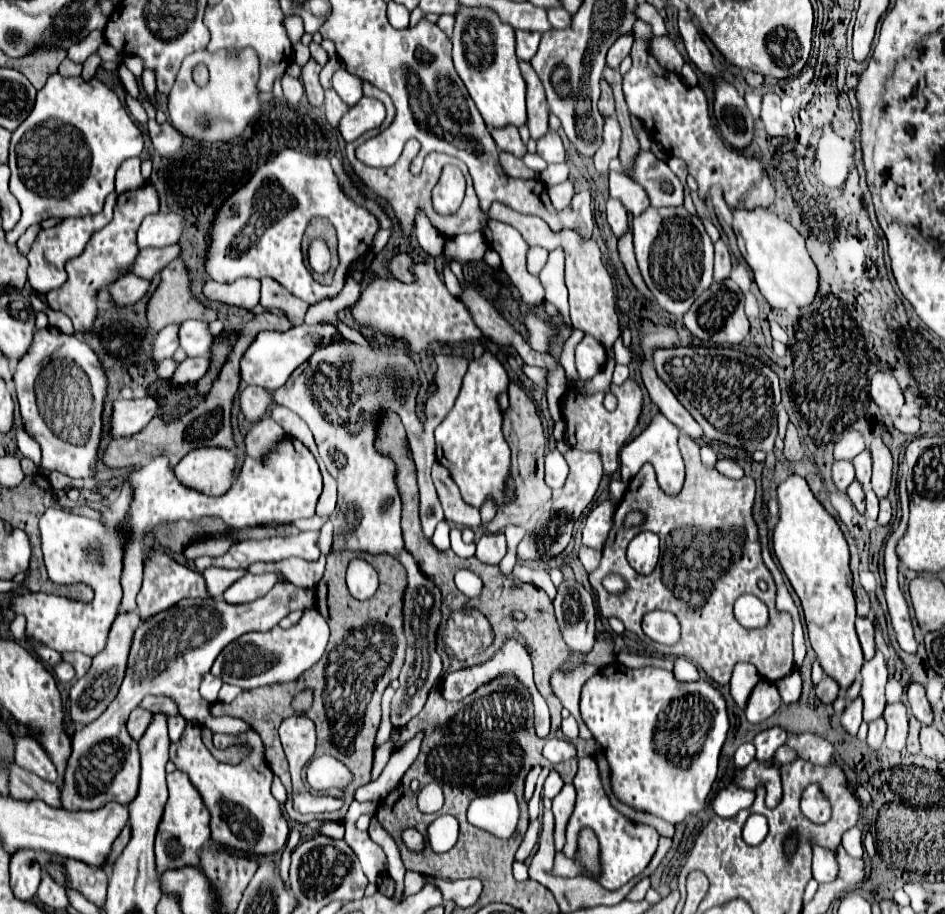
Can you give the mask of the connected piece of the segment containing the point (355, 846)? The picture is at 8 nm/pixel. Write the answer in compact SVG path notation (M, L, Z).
M344 820L346 824L346 844L354 850L354 854L358 856L364 874L368 876L370 882L376 882L376 876L386 872L386 856L384 850L370 840L368 832L360 832L354 828L354 822L350 824L348 820Z

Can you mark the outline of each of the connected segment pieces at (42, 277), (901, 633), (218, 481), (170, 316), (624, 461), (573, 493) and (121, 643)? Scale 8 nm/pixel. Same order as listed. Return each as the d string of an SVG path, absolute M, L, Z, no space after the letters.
M112 192L108 194L106 198L106 204L104 204L104 210L100 214L94 214L92 218L66 218L62 220L60 224L52 226L52 228L46 228L46 230L40 230L38 236L36 236L36 242L32 244L32 250L28 252L28 282L30 286L40 292L40 294L46 294L48 290L54 290L58 286L62 286L66 282L66 270L64 270L64 264L74 258L74 256L80 256L90 240L90 236L104 228L110 218L112 218L112 208L116 204L116 198L118 194Z
M900 498L902 504L902 520L900 526L886 538L884 544L884 570L886 570L886 584L884 584L884 596L888 602L888 614L892 620L892 628L896 634L896 640L904 652L914 654L916 652L916 640L912 632L912 622L910 622L910 610L904 600L902 590L898 588L898 556L894 554L894 546L898 538L906 532L908 524L908 498Z
M222 448L192 450L174 466L174 474L182 486L198 490L206 496L224 494L234 482L234 470L234 454Z
M172 260L166 268L160 270L160 284L154 290L154 294L150 296L148 304L146 304L146 320L148 320L148 328L152 332L160 332L164 326L168 324L182 324L184 320L202 320L202 322L212 322L216 320L216 312L210 308L204 308L190 292L190 278L188 278L188 270L186 266L182 266L182 260Z
M660 412L654 414L648 428L620 450L622 482L630 482L634 478L634 474L638 474L640 466L644 466L644 462L650 462L656 470L658 484L662 484L662 490L666 490L668 494L676 494L682 488L685 478L685 466L676 440L678 440L678 428L672 422L668 422L664 414L660 414Z
M568 450L564 456L570 466L570 474L568 474L566 484L560 490L560 494L552 500L550 528L548 528L548 524L538 524L538 528L534 530L534 560L548 560L548 558L556 558L558 554L562 554L562 550L568 546L568 542L572 538L576 520L580 518L584 508L592 502L592 498L598 490L598 484L602 480L602 462L600 462L598 454Z
M118 612L116 620L112 622L112 628L108 632L104 650L92 658L92 666L86 672L86 676L80 678L70 690L70 716L76 724L88 724L88 722L96 720L108 708L108 704L116 698L124 672L126 672L126 662L128 662L128 652L132 646L134 630L138 626L140 626L140 618L136 612Z

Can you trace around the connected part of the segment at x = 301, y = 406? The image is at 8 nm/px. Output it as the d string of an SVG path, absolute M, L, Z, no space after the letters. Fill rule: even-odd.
M346 340L340 344L332 344L328 348L316 350L314 356L302 364L292 380L278 388L278 390L264 390L258 386L246 386L238 396L238 408L246 422L260 420L272 404L282 404L294 410L312 430L314 440L318 444L318 452L324 462L328 462L328 472L336 478L338 484L338 504L336 504L336 518L334 522L334 542L332 552L368 552L368 554L390 554L398 558L398 562L406 570L406 592L404 592L404 634L408 640L406 648L406 662L398 676L400 688L396 690L392 704L390 704L390 718L393 728L405 726L426 704L430 688L438 682L442 674L442 660L436 654L434 640L436 628L442 620L440 604L442 596L440 590L428 582L428 578L420 572L418 564L410 554L404 550L402 528L400 528L400 512L402 502L394 482L394 462L388 456L380 456L374 450L374 434L376 434L376 420L378 412L384 408L398 406L398 390L394 390L394 382L386 382L386 378L378 378L378 374L418 374L418 368L406 350L396 350L388 346L374 346L368 350L364 346L356 346L354 342ZM354 360L364 360L362 368L354 368ZM334 370L334 372L330 372ZM344 374L344 378L342 378ZM340 382L350 382L350 392L346 392ZM412 620L426 622L432 634L432 642L428 646L430 652L430 670L424 680L424 686L418 694L410 697L407 693L408 680L414 666L414 634L412 634Z

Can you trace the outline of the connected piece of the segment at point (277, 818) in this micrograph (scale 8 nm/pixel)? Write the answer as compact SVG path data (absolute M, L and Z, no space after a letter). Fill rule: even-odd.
M188 722L182 740L176 746L170 744L170 760L176 764L178 770L190 776L190 780L202 794L212 814L212 822L210 822L212 840L220 848L232 848L248 856L276 854L284 848L288 840L288 824L282 818L278 800L272 798L270 794L272 770L268 768L264 760L262 740L254 730L237 737L228 734L222 734L222 736L230 738L228 746L239 744L250 748L250 752L244 756L244 762L234 766L234 764L220 764L218 760L214 760L214 756L202 744L198 722Z

